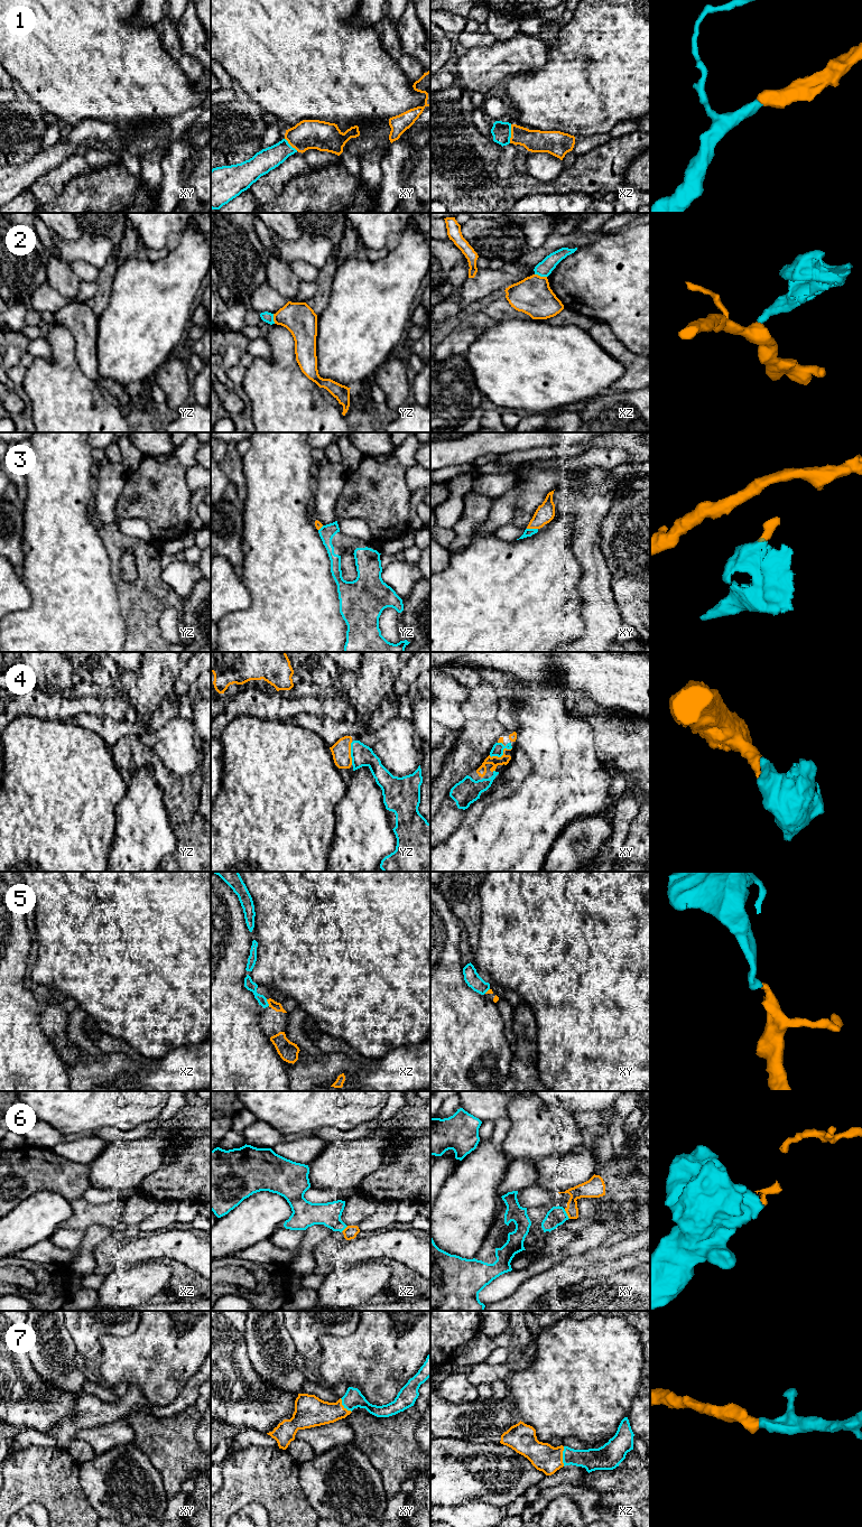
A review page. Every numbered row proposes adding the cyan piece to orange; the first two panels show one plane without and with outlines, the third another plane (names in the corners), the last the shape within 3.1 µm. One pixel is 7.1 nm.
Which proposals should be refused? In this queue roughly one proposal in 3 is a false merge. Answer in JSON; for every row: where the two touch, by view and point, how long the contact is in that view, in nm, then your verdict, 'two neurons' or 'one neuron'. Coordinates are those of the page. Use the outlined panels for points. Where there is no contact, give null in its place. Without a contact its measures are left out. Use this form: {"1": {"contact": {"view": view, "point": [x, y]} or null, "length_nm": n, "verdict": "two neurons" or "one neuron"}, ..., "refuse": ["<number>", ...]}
{"1": {"contact": {"view": "xz", "point": [511, 133]}, "length_nm": 140, "verdict": "one neuron"}, "2": {"contact": {"view": "xz", "point": [539, 276]}, "length_nm": 90, "verdict": "two neurons"}, "3": {"contact": {"view": "xy", "point": [533, 528]}, "length_nm": 80, "verdict": "two neurons"}, "4": {"contact": {"view": "xy", "point": [502, 755]}, "length_nm": 180, "verdict": "one neuron"}, "5": {"contact": {"view": "xz", "point": [268, 1003]}, "length_nm": 50, "verdict": "one neuron"}, "6": {"contact": {"view": "xy", "point": [566, 1212]}, "length_nm": 80, "verdict": "two neurons"}, "7": {"contact": {"view": "xz", "point": [562, 1456]}, "length_nm": 140, "verdict": "one neuron"}, "refuse": ["2", "3", "6"]}

